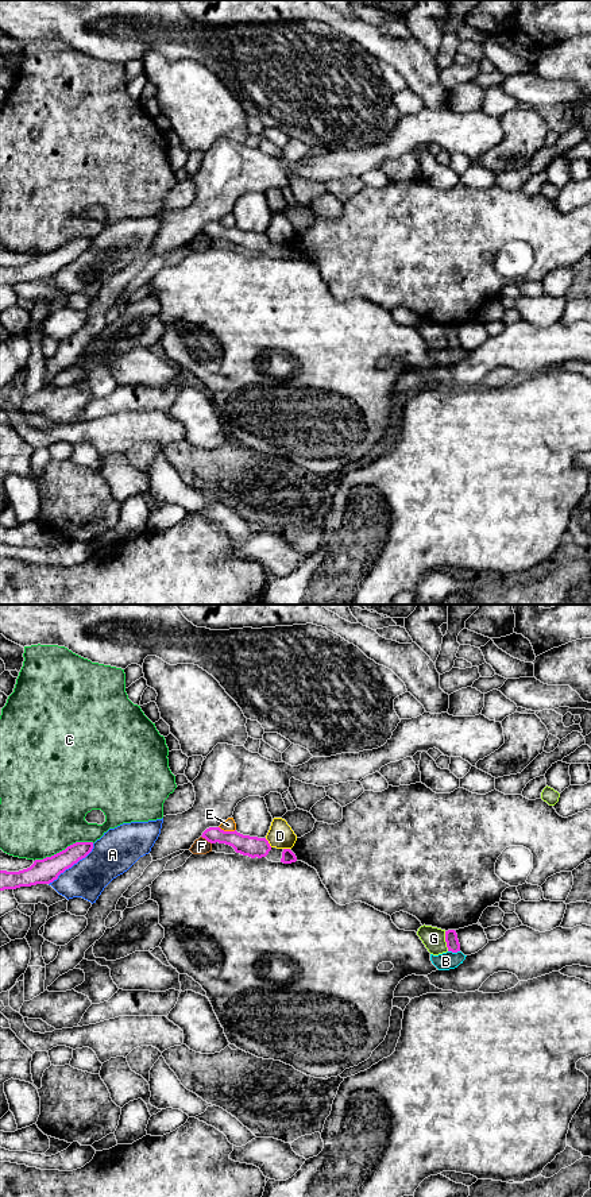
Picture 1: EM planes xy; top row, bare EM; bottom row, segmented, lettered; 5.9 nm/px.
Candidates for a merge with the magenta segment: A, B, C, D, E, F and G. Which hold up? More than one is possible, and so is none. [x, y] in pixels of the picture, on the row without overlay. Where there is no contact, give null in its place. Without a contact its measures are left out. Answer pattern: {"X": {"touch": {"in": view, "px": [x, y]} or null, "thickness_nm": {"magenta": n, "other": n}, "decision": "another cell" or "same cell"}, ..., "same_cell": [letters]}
{"A": {"touch": {"in": "xy", "px": [73, 259]}, "thickness_nm": {"magenta": 150, "other": 240}, "decision": "another cell"}, "B": {"touch": {"in": "xy", "px": [454, 347]}, "thickness_nm": {"magenta": 80, "other": 110}, "decision": "another cell"}, "C": {"touch": {"in": "xy", "px": [65, 244]}, "thickness_nm": {"magenta": 150, "other": 480}, "decision": "another cell"}, "D": {"touch": {"in": "xy", "px": [267, 238]}, "thickness_nm": {"magenta": 130, "other": 150}, "decision": "another cell"}, "E": {"touch": {"in": "xy", "px": [227, 227]}, "thickness_nm": {"magenta": 130, "other": 70}, "decision": "another cell"}, "F": {"touch": {"in": "xy", "px": [207, 235]}, "thickness_nm": {"magenta": 120, "other": 100}, "decision": "another cell"}, "G": {"touch": {"in": "xy", "px": [445, 336]}, "thickness_nm": {"magenta": 80, "other": 140}, "decision": "another cell"}, "same_cell": []}

